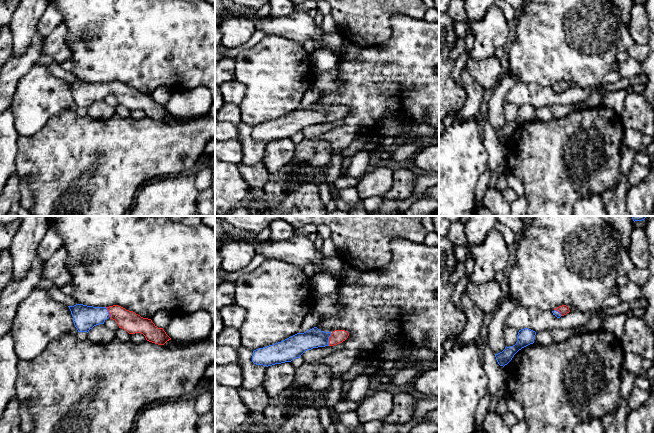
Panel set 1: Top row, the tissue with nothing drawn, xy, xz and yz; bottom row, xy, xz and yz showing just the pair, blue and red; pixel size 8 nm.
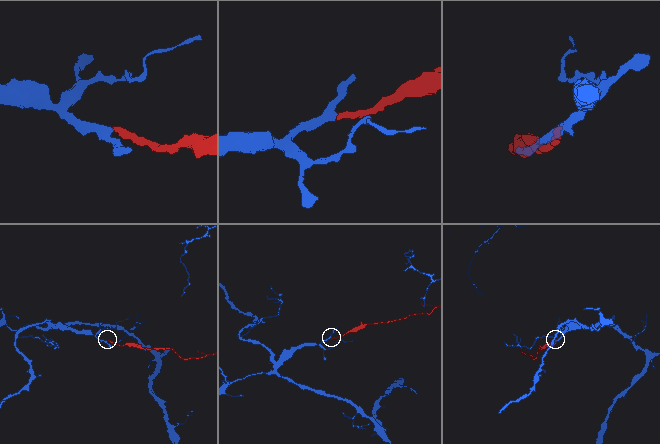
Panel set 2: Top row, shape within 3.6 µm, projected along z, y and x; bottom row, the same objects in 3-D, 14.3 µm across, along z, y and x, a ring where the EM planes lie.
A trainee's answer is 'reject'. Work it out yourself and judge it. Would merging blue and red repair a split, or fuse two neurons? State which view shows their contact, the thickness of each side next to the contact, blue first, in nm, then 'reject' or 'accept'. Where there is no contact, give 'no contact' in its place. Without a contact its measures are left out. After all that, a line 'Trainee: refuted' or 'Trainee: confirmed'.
xz | 160/110 nm | accept
Trainee: refuted

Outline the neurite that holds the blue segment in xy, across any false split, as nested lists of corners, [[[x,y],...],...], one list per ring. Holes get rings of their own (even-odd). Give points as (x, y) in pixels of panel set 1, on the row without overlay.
[[[83,80],[68,82],[78,108],[89,108],[94,102],[104,100],[110,93],[129,110],[141,109],[146,116],[158,121],[164,121],[171,114],[163,104],[158,104],[151,95],[143,94],[133,87],[113,81],[109,83],[93,83]]]

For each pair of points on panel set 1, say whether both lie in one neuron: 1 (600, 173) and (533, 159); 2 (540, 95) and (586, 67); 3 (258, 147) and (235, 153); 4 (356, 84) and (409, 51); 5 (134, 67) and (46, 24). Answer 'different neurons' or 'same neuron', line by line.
1: same neuron
2: different neurons
3: different neurons
4: same neuron
5: different neurons

